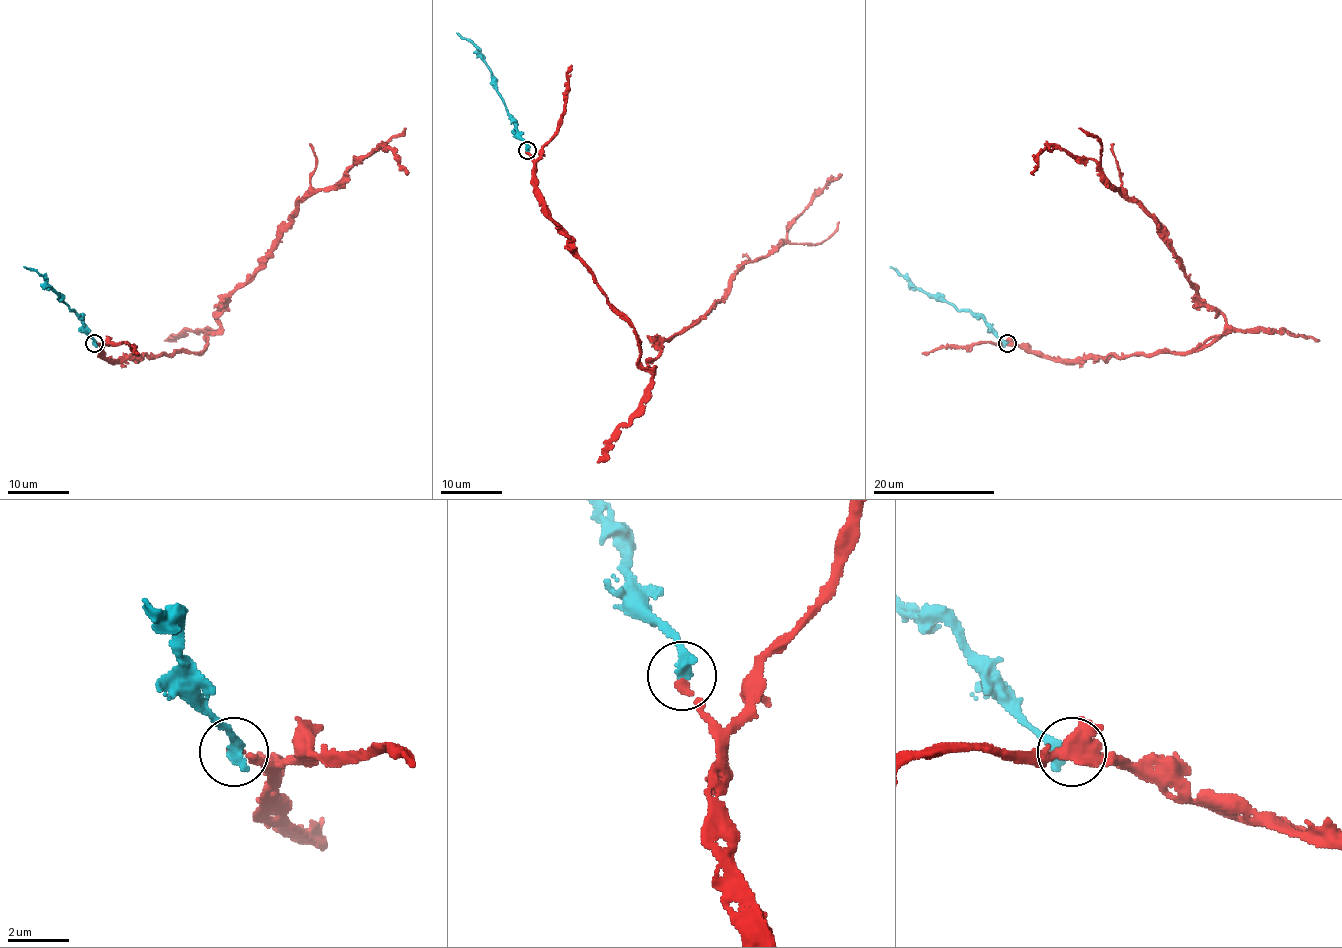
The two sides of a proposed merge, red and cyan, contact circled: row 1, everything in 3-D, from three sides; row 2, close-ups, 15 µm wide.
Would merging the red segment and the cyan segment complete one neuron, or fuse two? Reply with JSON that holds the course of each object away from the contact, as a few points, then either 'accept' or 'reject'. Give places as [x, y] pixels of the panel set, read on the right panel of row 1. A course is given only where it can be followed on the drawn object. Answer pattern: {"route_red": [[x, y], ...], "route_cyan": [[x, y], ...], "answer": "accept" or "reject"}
{"route_red": [[1007, 343], [1062, 360], [1184, 354], [1227, 331], [1158, 225], [1096, 163], [1045, 149], [1033, 175]], "route_cyan": [[1007, 343], [981, 317], [969, 311], [958, 311], [952, 305], [915, 288], [889, 267]], "answer": "accept"}

